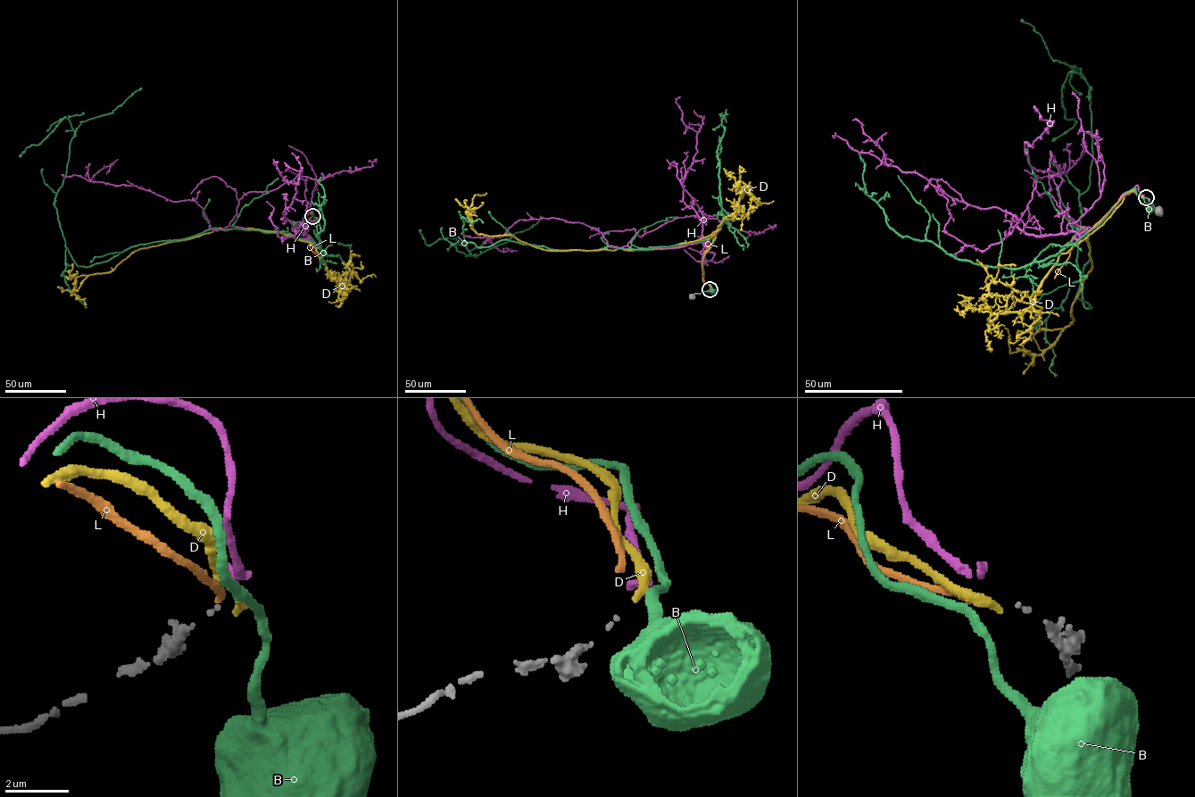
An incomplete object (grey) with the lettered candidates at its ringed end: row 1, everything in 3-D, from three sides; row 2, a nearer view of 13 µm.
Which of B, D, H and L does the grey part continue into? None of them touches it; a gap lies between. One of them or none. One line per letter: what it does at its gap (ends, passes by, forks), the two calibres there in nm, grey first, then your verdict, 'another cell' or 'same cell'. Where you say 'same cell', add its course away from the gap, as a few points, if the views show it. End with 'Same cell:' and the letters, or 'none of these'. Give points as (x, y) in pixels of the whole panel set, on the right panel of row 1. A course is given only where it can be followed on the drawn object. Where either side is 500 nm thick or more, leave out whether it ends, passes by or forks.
B: it passes by | 100/260 nm | another cell
D: it ends | 100/300 nm | another cell
H: it ends | 100/240 nm | same cell | via (1143, 195), (1128, 191), (1074, 240), (1085, 228), (1080, 235), (1033, 181), (1067, 171), (1084, 132)
L: it ends | 100/200 nm | another cell
Same cell: H

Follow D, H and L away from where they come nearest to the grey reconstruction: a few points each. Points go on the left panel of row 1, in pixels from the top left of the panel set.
D: (313, 216), (316, 248), (219, 228), (133, 252), (71, 293), (88, 275)
H: (313, 215), (305, 211), (302, 232), (311, 239), (212, 229), (195, 201), (91, 181), (118, 159)
L: (312, 216), (306, 211), (304, 231), (311, 240), (310, 247), (322, 263)

